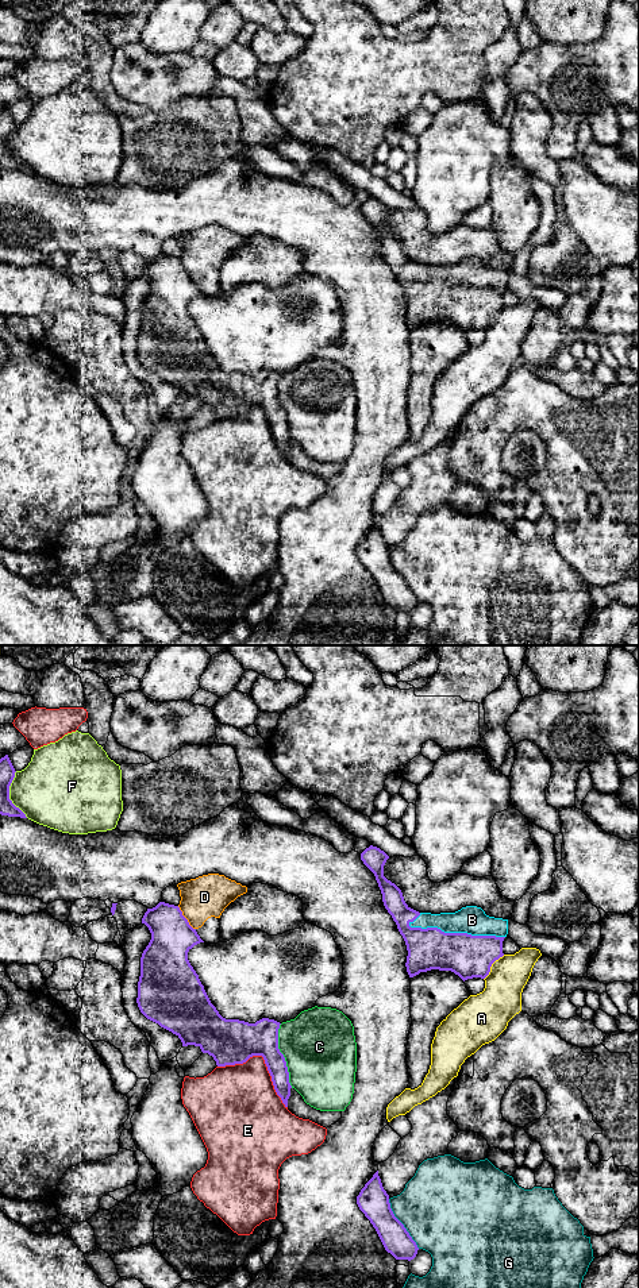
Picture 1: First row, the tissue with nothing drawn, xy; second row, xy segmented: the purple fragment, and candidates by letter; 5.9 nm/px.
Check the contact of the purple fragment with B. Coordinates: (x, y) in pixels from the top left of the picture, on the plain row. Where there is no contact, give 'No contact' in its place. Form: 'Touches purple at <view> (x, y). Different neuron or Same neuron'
Touches purple at xy (455, 285). Same neuron

